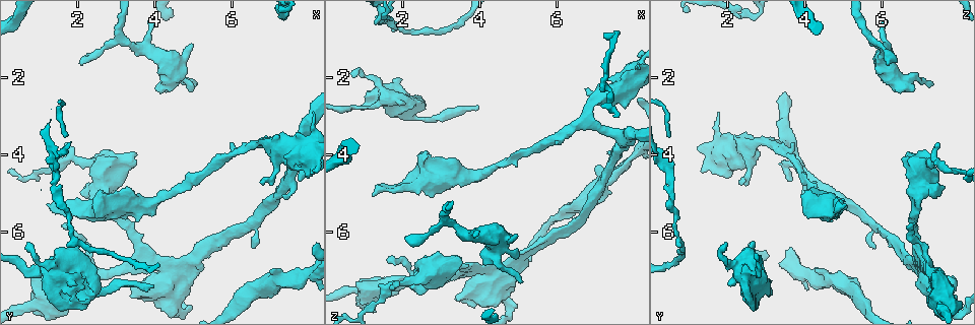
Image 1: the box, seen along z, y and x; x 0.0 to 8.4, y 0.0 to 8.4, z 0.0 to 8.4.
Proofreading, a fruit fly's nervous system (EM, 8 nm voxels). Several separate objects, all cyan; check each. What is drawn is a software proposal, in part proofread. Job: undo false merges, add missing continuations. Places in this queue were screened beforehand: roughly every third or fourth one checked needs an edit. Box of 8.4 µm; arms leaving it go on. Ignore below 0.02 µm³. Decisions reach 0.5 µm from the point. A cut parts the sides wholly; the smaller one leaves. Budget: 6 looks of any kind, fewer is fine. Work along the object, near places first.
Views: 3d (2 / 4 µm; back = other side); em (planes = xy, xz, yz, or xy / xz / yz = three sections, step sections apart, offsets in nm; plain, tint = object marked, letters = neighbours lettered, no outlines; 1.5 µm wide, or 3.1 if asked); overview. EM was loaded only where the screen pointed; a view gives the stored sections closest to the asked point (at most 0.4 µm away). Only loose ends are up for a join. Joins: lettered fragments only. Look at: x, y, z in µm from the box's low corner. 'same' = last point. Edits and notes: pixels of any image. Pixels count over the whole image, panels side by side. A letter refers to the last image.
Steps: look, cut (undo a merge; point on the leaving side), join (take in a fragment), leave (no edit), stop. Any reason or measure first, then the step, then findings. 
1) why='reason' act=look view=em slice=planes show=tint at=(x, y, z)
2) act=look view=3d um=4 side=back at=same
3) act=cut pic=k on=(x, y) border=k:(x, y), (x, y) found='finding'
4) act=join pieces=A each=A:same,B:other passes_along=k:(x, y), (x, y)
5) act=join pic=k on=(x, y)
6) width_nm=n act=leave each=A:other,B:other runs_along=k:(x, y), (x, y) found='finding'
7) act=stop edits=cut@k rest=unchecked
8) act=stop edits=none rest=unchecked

why='branch stops here' act=look view=em slice=yz step=4 show=letters at=(2.10, 1.65, 6.05)

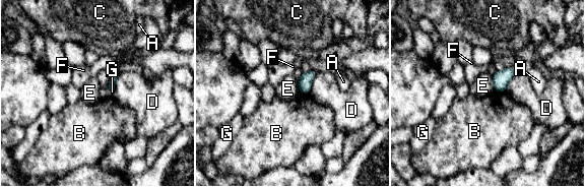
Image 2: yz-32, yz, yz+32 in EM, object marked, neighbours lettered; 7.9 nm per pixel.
longest_contact=D:180nm act=leave each=A:other,B:other,C:other,D:other,E:other,F:other,G:other found='none of them fits'

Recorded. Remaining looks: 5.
why='branch stops here' act=look view=3d um=4 at=(4.10, 2.40, 6.75)

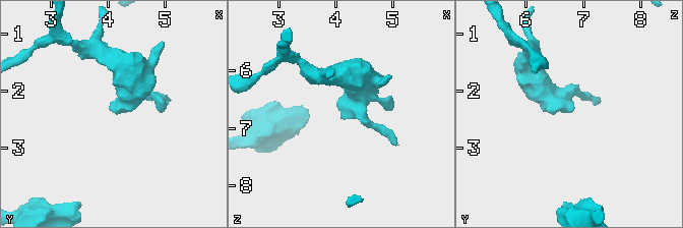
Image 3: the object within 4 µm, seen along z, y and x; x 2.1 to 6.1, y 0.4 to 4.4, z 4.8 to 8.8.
why='shape alone is not enough' act=look view=em slice=yz step=8 show=letters at=(4.10, 2.40, 6.75)

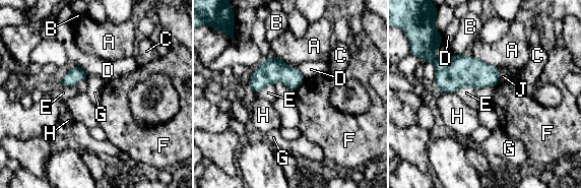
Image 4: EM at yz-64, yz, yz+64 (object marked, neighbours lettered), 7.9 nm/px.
why='cut it another way' act=look view=em slice=planes show=letters at=same

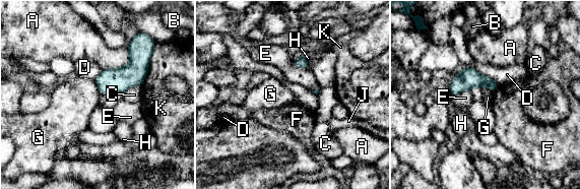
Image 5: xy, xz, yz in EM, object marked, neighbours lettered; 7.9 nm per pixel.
act=leave each=A:other,B:other,C:other,D:other,E:other,F:other,G:other,H:other,J:other,K:other border=5:(93, 80), (100, 95) found='none of them fits'

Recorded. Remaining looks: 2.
why='free end' act=look view=em slice=planes show=letters at=(4.00, 7.35, 2.80)

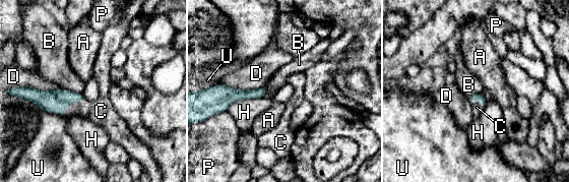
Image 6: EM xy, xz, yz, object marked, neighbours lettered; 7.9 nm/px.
act=join pieces=C each=A:other,B:other,C:same,D:other,H:other,P:other,U:other found='it goes on there'

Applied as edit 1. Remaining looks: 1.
act=stop edits=join@6 rest=unchecked

